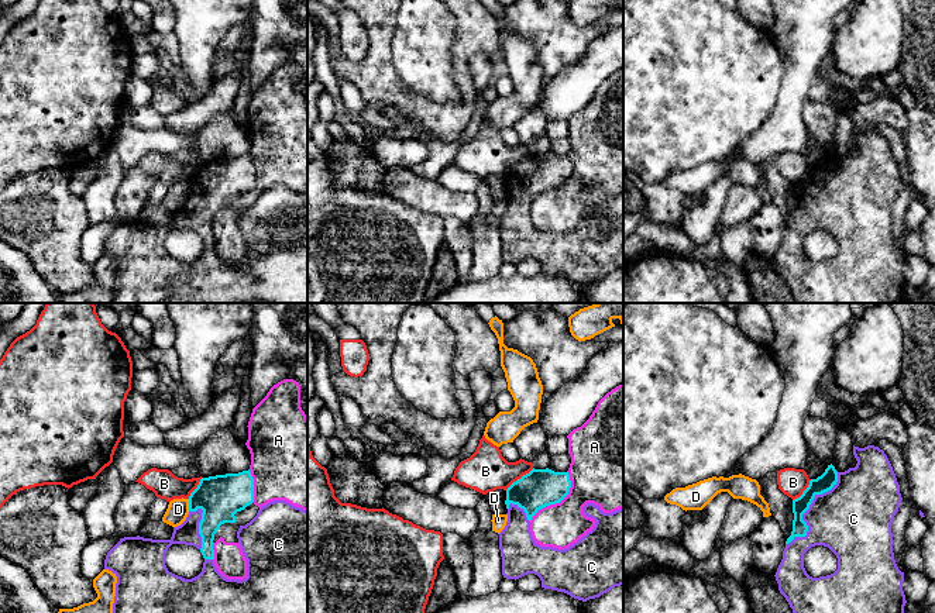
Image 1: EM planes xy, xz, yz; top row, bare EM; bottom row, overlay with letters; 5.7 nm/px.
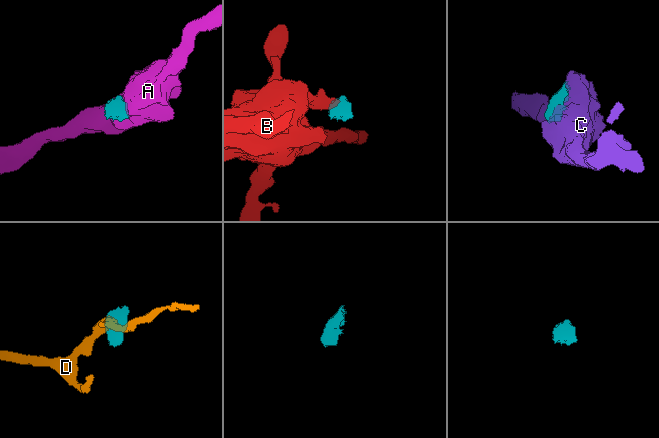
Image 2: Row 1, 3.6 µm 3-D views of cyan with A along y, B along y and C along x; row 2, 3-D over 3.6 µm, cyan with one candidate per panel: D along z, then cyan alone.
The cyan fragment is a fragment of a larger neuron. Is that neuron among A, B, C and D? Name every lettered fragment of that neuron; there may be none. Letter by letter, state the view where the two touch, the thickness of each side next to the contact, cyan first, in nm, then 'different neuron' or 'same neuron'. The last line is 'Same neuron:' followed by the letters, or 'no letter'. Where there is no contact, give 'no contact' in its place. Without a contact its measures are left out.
A: xz | 220/280 nm | different neuron
B: xz | 220/240 nm | different neuron
C: yz | 100/420 nm | same neuron
D: xy | 240/130 nm | different neuron
Same neuron: C

